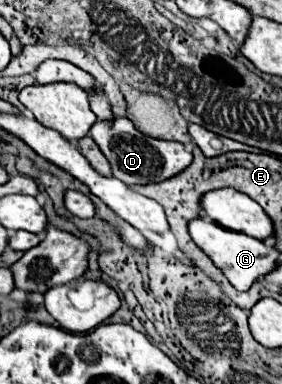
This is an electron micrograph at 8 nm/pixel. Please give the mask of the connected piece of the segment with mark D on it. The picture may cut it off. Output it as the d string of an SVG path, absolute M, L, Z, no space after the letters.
M118 117L114 123L110 123L110 129L102 127L102 123L94 123L90 133L102 149L104 157L110 161L112 175L126 185L148 185L166 181L182 173L192 163L192 153L188 153L182 143L146 139L140 131L134 129L134 125L126 117Z

